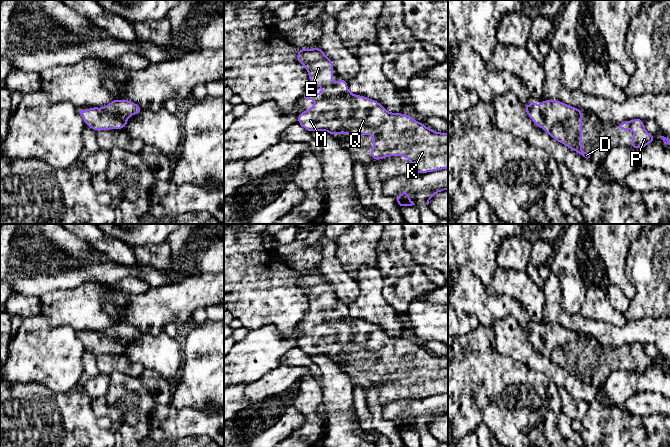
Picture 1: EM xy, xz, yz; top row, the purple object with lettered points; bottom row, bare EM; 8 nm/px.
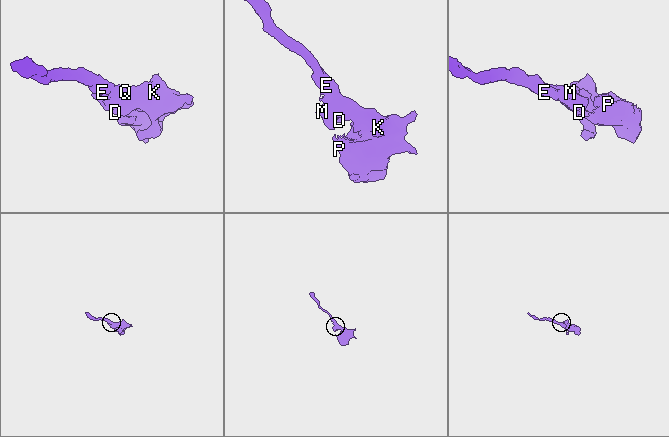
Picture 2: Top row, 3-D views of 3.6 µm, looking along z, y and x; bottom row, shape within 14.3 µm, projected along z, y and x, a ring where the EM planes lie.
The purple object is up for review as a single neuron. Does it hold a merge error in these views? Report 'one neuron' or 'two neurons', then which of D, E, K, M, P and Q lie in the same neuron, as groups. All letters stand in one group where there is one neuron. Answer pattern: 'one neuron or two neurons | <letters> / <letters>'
one neuron | D E K M P Q

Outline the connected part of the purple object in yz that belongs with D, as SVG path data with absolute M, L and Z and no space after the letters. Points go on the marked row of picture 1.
M542 100L541 105L530 101L528 106L523 106L533 123L544 129L554 140L576 151L585 159L592 160L591 152L582 152L582 109L567 105L559 100Z

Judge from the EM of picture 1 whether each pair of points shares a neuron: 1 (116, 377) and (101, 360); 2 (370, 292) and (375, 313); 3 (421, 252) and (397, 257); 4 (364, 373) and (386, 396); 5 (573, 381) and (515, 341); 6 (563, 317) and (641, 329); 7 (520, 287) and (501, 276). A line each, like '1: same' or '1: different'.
1: different
2: same
3: different
4: same
5: same
6: same
7: same

